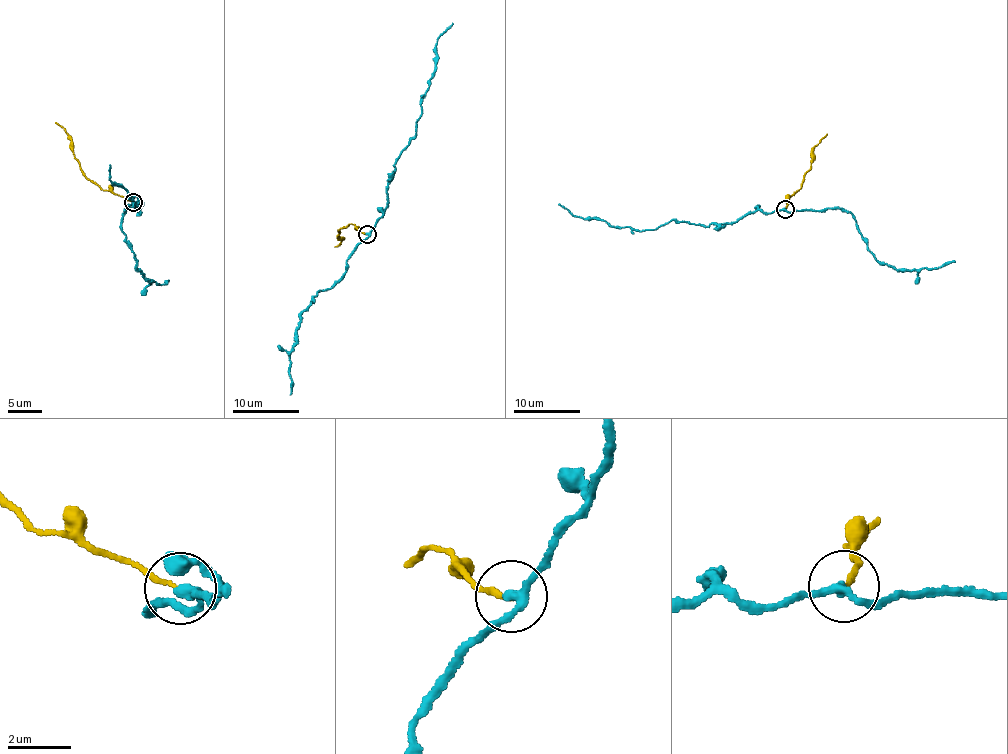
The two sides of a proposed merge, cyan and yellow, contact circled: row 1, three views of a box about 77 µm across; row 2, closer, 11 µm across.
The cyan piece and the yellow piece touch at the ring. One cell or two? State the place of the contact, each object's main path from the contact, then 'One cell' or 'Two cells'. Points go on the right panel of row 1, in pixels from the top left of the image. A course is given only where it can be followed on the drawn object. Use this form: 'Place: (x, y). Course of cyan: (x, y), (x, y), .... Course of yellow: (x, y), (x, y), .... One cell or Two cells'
Place: (785, 209). Course of cyan: (784, 208), (754, 210), (725, 224), (672, 221), (635, 231), (574, 216), (558, 203). Course of yellow: (784, 208), (788, 205), (786, 200), (796, 192), (810, 168), (812, 150), (827, 134). Two cells

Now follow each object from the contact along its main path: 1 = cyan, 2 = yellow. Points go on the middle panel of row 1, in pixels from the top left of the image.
1: (368, 233), (385, 210), (397, 157), (414, 135), (421, 98), (433, 76), (438, 35), (452, 23)
2: (368, 233), (360, 233), (350, 223), (341, 227), (337, 236), (344, 238), (334, 247)

